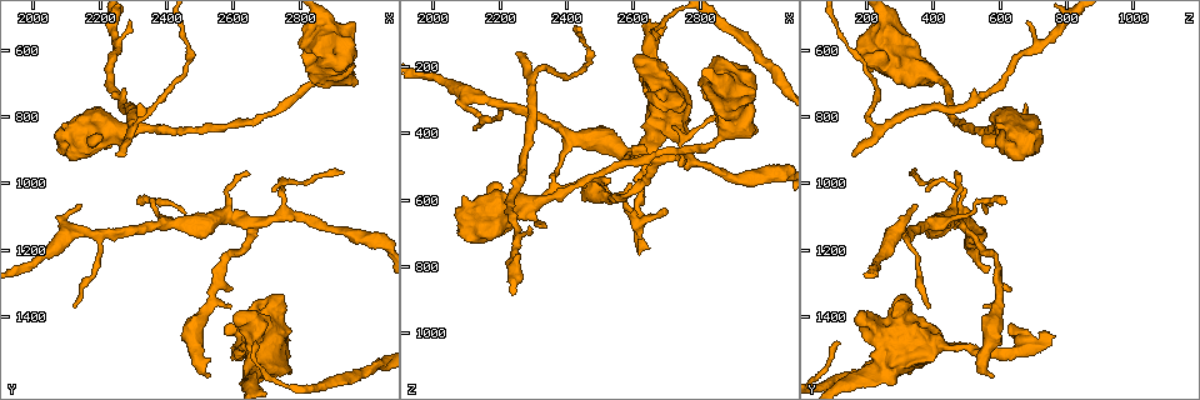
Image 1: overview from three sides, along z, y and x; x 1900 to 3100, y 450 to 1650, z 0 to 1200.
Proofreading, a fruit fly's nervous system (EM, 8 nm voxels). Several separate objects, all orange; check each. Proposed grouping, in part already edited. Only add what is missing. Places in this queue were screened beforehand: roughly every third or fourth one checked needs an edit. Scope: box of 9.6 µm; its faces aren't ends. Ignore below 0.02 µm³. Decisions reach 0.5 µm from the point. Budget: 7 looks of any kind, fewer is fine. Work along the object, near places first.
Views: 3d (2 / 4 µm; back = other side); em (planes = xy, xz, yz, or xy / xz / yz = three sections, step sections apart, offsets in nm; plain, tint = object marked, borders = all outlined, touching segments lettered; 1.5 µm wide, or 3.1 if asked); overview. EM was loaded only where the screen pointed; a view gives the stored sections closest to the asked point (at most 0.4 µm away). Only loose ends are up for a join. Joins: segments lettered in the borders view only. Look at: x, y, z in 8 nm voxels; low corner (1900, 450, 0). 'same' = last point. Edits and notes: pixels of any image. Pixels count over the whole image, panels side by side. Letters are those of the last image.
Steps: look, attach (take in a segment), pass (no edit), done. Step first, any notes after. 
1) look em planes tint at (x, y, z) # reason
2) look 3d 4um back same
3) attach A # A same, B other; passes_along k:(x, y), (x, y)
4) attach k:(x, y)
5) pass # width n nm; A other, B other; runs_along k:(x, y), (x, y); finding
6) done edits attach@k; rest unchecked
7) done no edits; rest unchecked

look em xz step 8 borders at (2680, 1480, 110) # tapers out

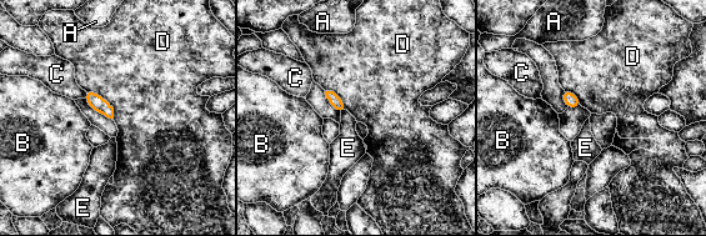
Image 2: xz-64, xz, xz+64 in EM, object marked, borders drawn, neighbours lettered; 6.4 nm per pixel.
look em planes borders same

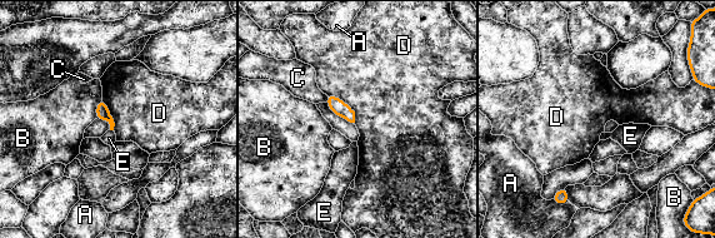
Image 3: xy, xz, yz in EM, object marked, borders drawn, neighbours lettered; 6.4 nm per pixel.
pass # A other, B other, C other, D other, E other; border 3:(326, 94), (340, 98), (355, 122); no lettered segment goes on from it

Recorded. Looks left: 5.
look 3d 4um at (2250, 910, 160) # an open end

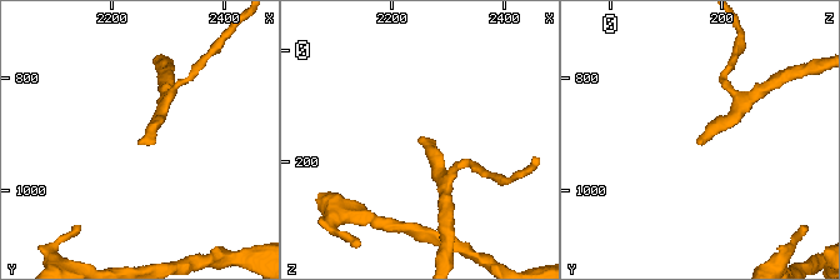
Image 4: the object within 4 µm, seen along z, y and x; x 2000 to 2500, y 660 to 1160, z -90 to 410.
look em xz step 4 borders at (2255, 920, 155) # need the tissue

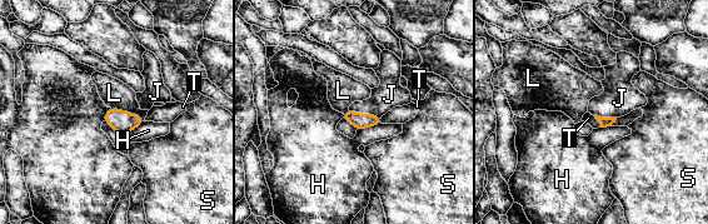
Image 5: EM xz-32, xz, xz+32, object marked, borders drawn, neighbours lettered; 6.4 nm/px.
look em planes borders same # cut it another way

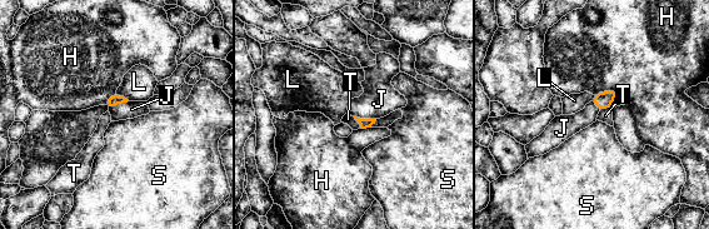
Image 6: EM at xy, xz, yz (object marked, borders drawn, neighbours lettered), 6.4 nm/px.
attach J # longest_contact H 170 nm; H other, J same, L other, S other, T other; passes_along 6:(364, 123), (365, 119), (379, 99); the neuron continues

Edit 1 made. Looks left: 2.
look em planes borders at (2970, 700, 400) # thick end

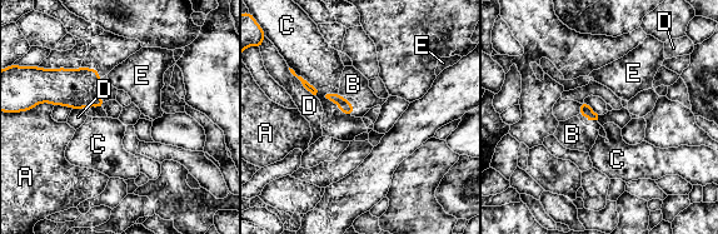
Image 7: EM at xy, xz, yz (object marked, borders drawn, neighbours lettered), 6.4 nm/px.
attach B # longest_contact D 240 nm; A other, B same, C other, D other, E other; the neuron continues

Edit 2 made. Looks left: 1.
done edits attach@6, attach@7; rest unchecked

